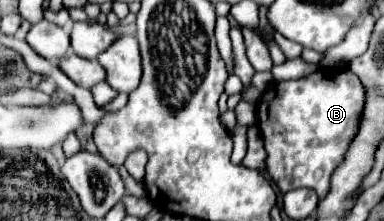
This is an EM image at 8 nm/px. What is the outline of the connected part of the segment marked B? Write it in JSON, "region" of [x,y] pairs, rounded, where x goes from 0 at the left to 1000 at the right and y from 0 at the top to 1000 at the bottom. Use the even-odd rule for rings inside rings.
{"region":[[[904,308],[823,321],[776,367],[729,367],[682,439],[672,575],[698,683],[698,783],[734,873],[776,846],[818,855],[833,900],[854,873],[859,783],[891,729],[901,656],[911,656],[932,593],[943,448],[943,376]],[[909,339],[927,367],[909,367]]]}

